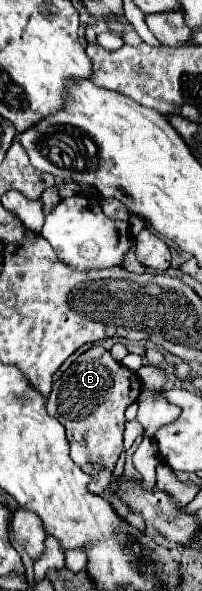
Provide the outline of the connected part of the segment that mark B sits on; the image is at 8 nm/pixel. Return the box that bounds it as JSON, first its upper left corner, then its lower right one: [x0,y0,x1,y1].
[47,345,139,495]

